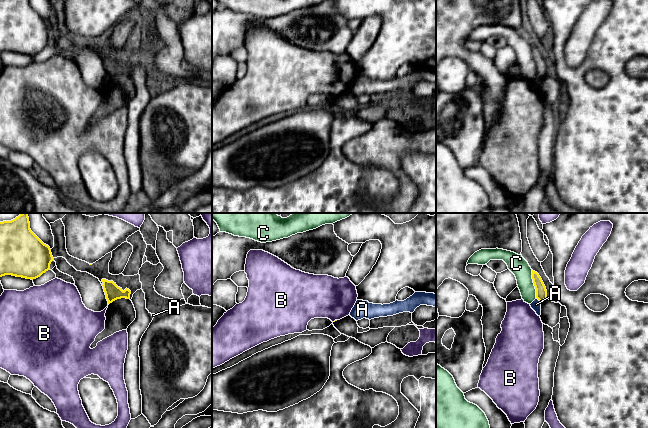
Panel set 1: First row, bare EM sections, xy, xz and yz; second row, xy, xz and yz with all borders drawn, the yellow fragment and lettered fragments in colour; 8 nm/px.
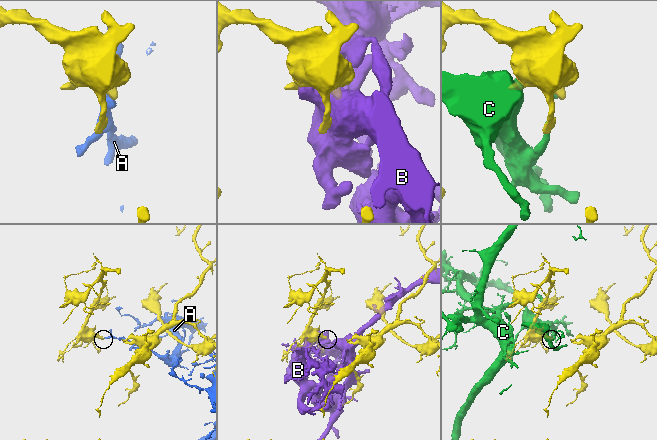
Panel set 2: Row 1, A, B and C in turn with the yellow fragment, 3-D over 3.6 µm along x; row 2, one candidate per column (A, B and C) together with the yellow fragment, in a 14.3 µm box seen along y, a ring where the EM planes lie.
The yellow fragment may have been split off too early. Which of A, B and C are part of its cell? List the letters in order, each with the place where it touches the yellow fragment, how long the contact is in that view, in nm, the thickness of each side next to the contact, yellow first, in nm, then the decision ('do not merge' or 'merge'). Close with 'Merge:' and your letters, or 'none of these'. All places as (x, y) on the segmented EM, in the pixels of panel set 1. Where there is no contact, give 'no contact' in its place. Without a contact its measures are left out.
A: contact yz (539, 300); length 60 nm; calibres 100 and 80 nm; do not merge
B: contact xz (335, 320); length 40 nm; calibres 20 and 360 nm; do not merge
C: contact yz (534, 284); length 220 nm; calibres 100 and 150 nm; do not merge
Merge: none of these

